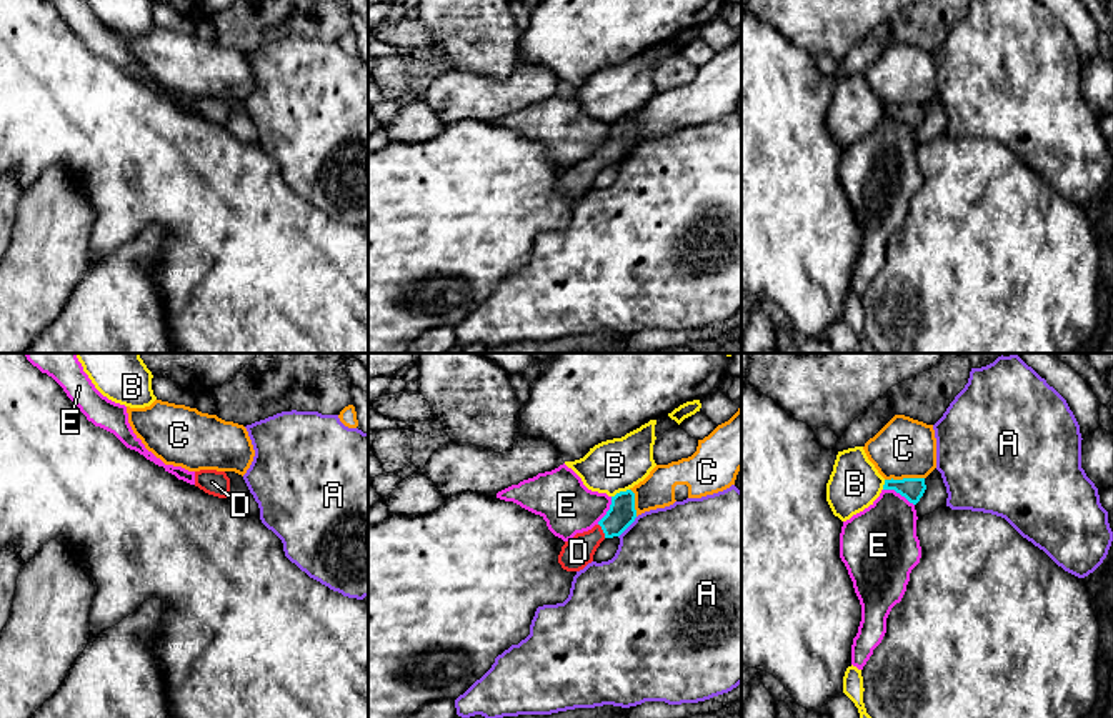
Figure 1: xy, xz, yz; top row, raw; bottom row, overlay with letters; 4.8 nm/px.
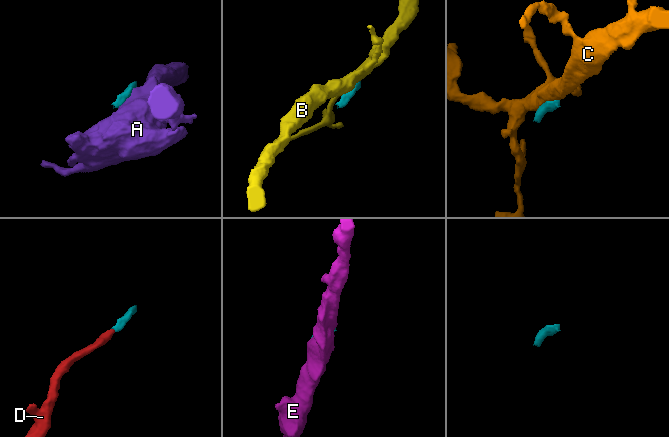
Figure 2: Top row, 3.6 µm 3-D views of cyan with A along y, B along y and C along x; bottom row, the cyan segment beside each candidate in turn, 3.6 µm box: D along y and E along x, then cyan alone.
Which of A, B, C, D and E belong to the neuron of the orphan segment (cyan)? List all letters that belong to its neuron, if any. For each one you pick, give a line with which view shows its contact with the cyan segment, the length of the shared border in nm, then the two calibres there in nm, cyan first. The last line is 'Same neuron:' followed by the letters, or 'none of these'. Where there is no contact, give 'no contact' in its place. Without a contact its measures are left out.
D: meets cyan in xz; contact 80 nm long; 140 nm thick on the cyan side, 150 nm on the other
Same neuron: D

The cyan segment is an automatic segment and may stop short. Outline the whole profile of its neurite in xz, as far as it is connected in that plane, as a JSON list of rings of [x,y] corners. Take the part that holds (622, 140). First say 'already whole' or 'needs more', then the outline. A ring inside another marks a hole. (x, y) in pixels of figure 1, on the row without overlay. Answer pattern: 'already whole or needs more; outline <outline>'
needs more; outline [[[620,118],[611,123],[606,142],[588,158],[576,160],[565,168],[558,190],[566,198],[580,198],[593,188],[593,182],[605,165],[620,163],[636,145],[635,120]]]

